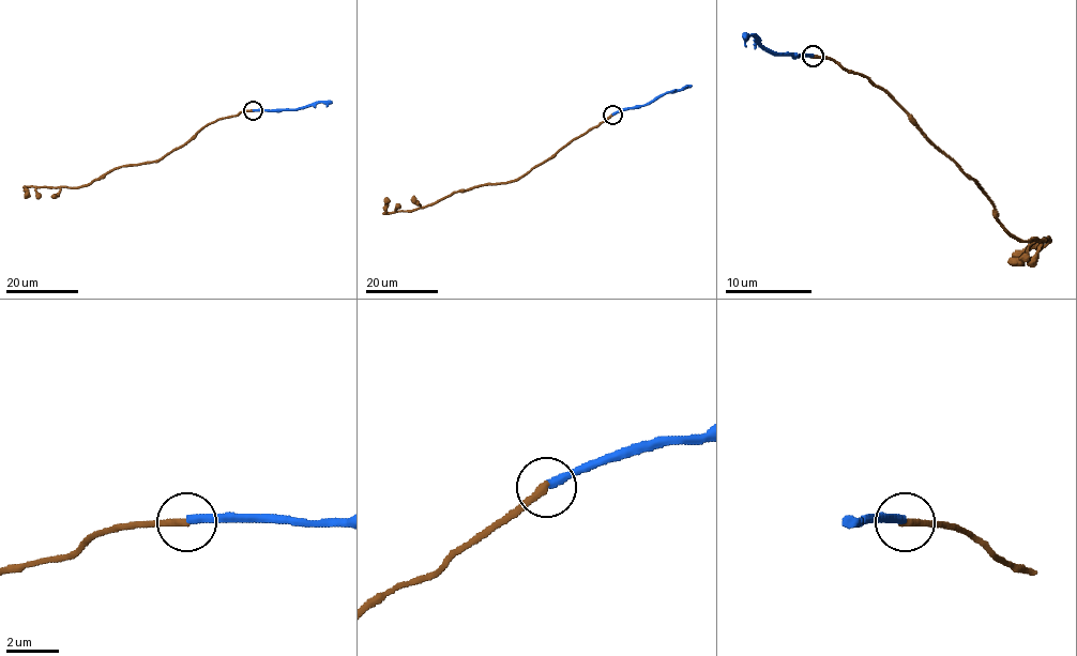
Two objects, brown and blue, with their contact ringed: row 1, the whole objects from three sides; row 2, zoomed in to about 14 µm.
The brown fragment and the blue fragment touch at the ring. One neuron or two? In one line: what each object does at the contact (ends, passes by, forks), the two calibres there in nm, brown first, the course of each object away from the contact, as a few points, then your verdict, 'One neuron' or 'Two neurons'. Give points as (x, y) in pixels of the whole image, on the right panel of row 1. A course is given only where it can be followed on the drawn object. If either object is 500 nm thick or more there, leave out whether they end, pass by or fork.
At the ring brown ends. At the ring blue ends. Thickness 280 nm (brown) against 320 nm. Course of brown: (813, 56), (831, 58), (882, 88), (980, 185), (999, 222), (1018, 241), (1048, 239), (1012, 258). Course of blue: (813, 56), (768, 51), (753, 36), (742, 34). Two neurons

